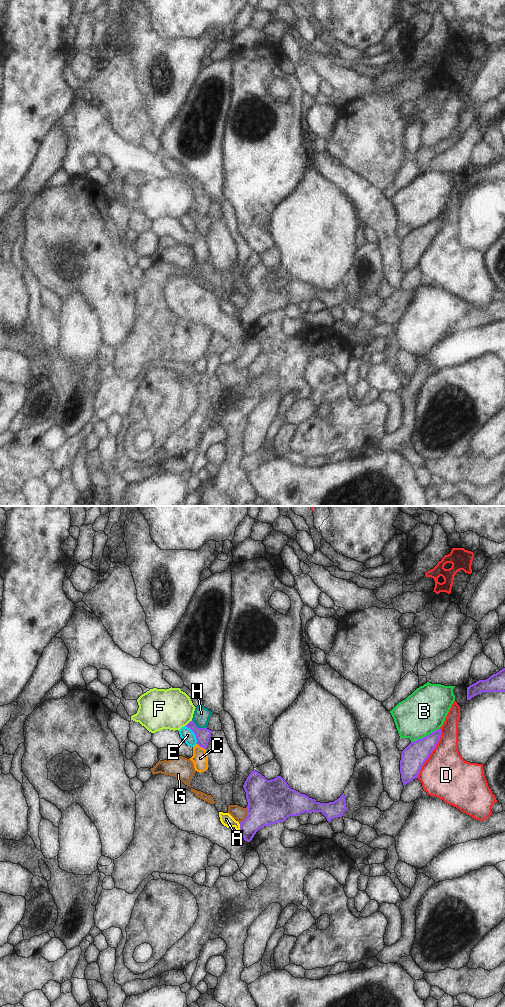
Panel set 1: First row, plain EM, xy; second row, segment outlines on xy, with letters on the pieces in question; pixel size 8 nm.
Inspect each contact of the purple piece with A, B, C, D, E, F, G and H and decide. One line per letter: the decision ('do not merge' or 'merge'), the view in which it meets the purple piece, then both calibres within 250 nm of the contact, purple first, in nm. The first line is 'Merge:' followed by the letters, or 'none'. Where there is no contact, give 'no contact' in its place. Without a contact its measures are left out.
Merge: none
A: do not merge | xy | 280/100 nm
B: do not merge | xy | 200/360 nm
C: do not merge | xy | 110/130 nm
D: do not merge | xy | 200/380 nm
E: do not merge | xy | 110/110 nm
F: do not merge | xy | 110/320 nm
G: do not merge | xy | 360/110 nm
H: do not merge | xy | 110/130 nm

